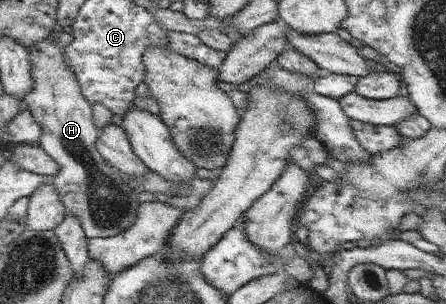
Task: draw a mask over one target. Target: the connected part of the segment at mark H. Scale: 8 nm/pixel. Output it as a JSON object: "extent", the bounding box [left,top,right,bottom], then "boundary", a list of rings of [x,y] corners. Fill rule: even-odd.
{"extent":[23,23,141,239],"boundary":[[[57,23],[48,38],[28,48],[33,86],[24,96],[23,108],[33,115],[34,121],[41,127],[42,134],[37,145],[59,163],[60,171],[51,178],[51,182],[58,190],[66,214],[79,218],[88,239],[113,236],[127,230],[136,221],[140,207],[137,198],[141,192],[128,184],[129,177],[117,172],[97,151],[99,129],[92,117],[92,104],[83,96],[75,74],[67,70],[63,47],[57,44],[57,37],[62,31],[63,28]]]}

